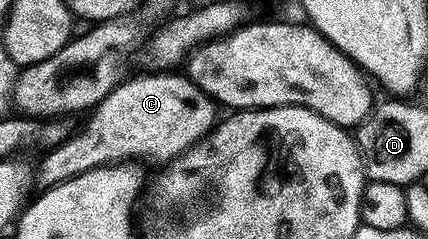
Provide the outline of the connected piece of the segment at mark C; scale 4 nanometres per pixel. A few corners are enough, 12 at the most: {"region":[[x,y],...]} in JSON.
{"region":[[190,76],[122,80],[48,148],[40,186],[162,166],[215,128]]}

